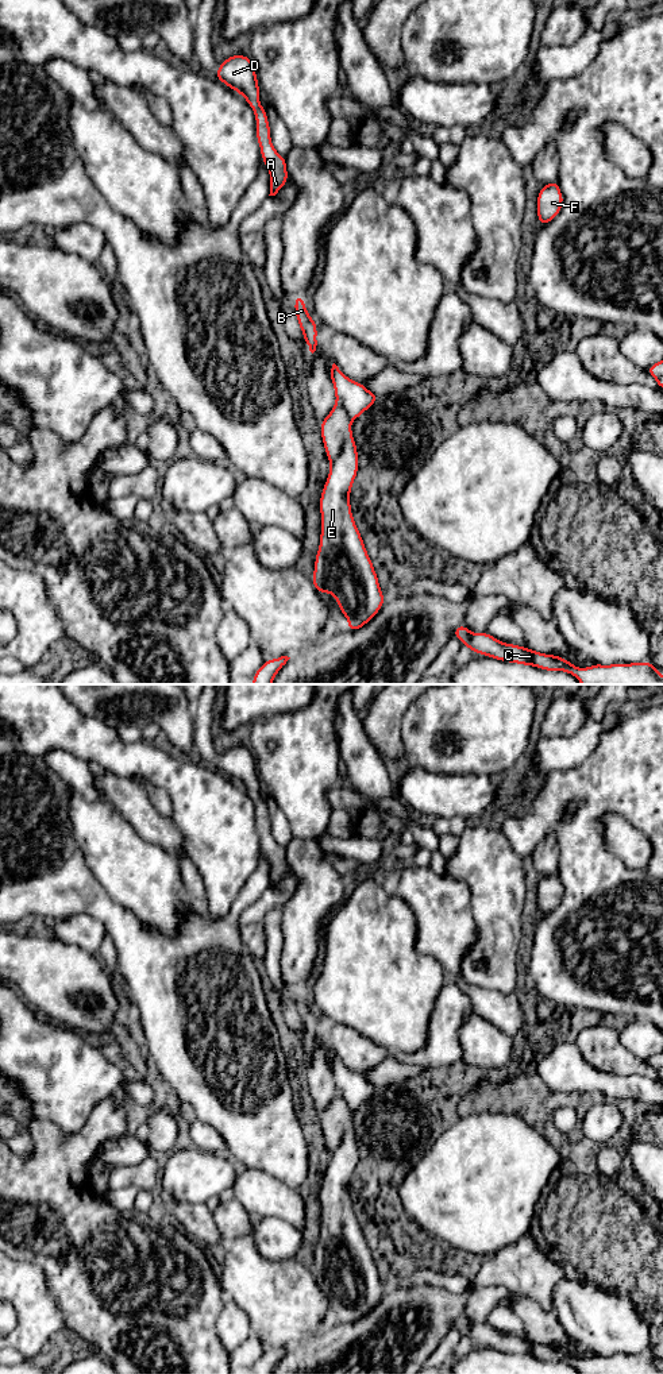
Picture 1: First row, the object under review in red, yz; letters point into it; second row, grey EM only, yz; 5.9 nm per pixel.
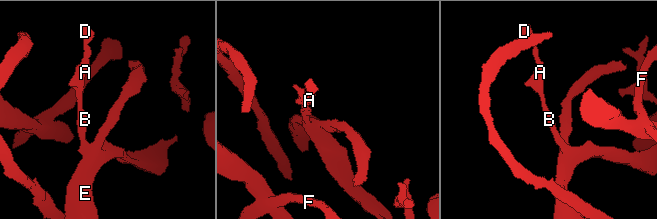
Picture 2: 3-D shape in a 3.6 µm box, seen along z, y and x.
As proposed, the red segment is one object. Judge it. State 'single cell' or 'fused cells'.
fused cells

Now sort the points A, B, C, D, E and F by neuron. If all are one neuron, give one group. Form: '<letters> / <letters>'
A B D E / C F

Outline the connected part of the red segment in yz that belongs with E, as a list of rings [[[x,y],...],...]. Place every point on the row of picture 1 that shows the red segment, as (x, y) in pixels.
[[[350,432],[340,454],[331,464],[321,491],[319,505],[321,513],[320,547],[315,559],[315,572],[311,576],[317,594],[329,593],[336,598],[340,613],[347,617],[350,633],[366,625],[381,610],[385,601],[374,566],[351,513],[350,491],[356,474],[358,451],[352,432]]]

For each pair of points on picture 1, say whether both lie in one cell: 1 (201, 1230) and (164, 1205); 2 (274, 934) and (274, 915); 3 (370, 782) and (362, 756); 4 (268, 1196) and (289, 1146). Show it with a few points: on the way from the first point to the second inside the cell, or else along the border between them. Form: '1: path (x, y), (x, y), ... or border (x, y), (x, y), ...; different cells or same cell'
1: path (192, 1220), (181, 1211), (173, 1208); same cell
2: path (274, 930), (274, 919); same cell
3: path (367, 775), (363, 763); same cell
4: border (247, 1166), (280, 1178), (296, 1189); different cells

